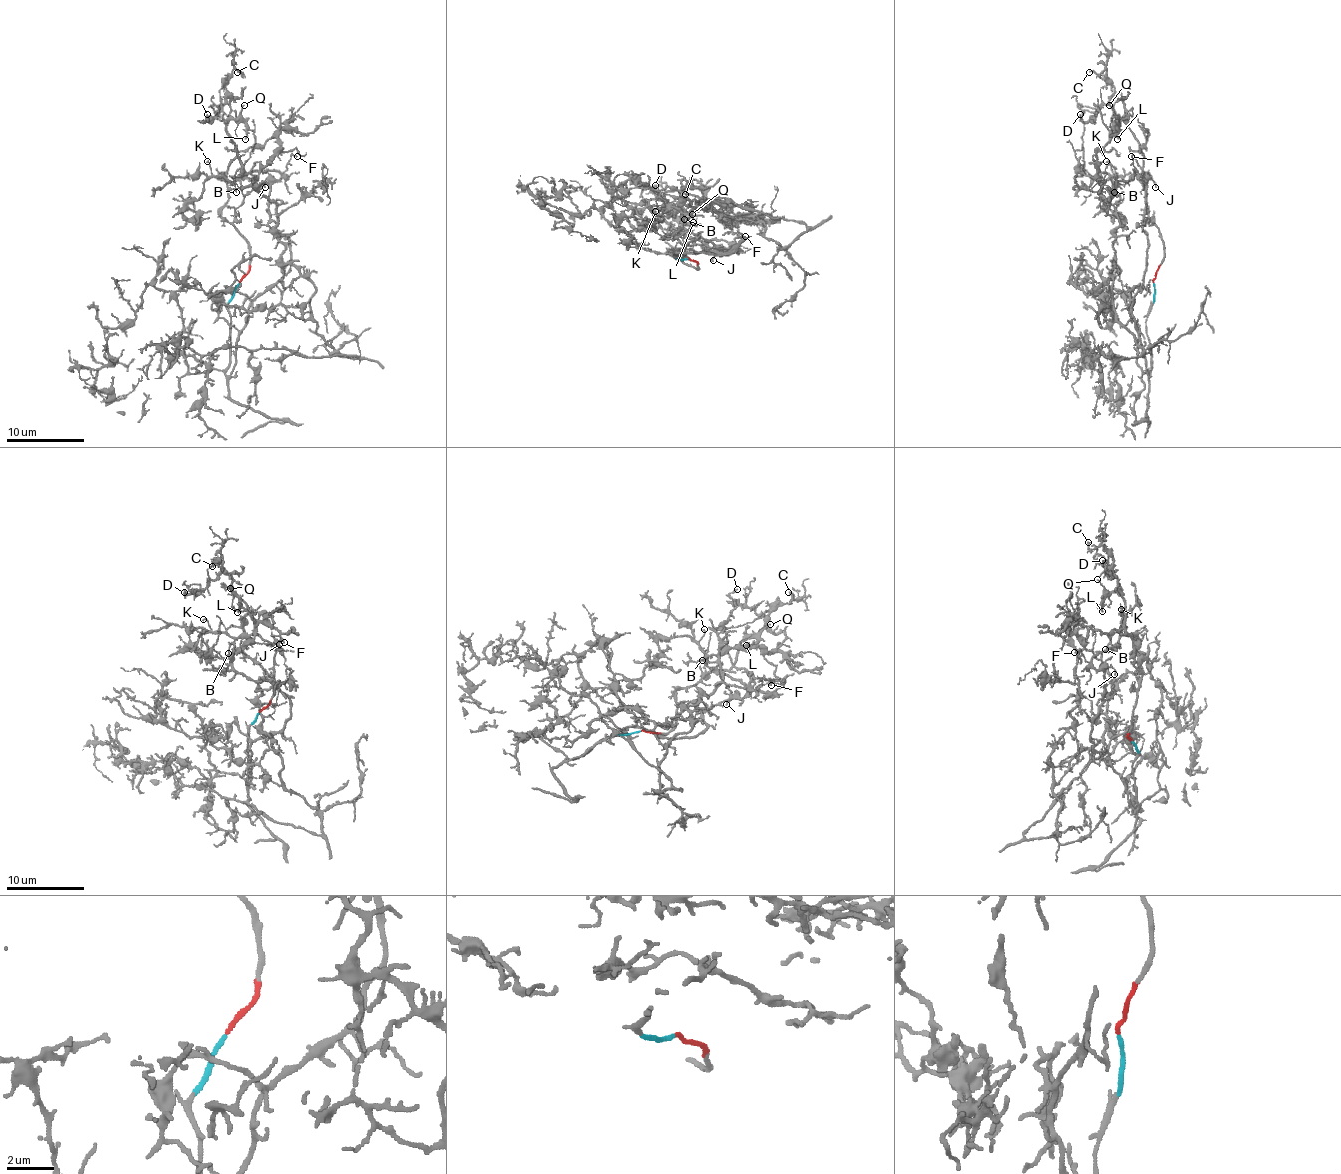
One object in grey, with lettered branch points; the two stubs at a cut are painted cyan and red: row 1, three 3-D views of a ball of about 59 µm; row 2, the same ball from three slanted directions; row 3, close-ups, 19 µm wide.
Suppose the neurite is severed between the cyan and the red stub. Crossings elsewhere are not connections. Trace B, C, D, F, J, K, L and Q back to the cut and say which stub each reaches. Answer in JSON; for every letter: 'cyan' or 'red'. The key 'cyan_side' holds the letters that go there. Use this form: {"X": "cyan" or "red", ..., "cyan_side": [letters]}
{"B": "cyan", "C": "red", "D": "red", "F": "cyan", "J": "cyan", "K": "cyan", "L": "red", "Q": "red", "cyan_side": ["B", "F", "J", "K"]}

